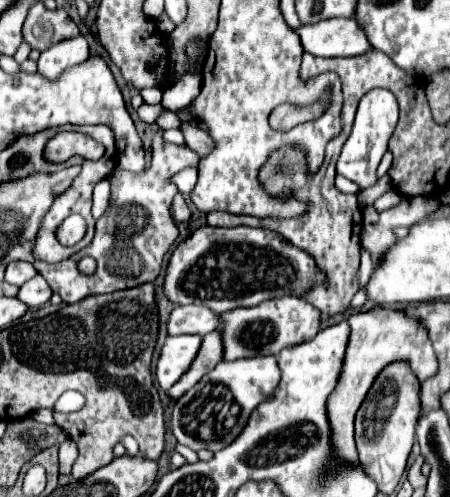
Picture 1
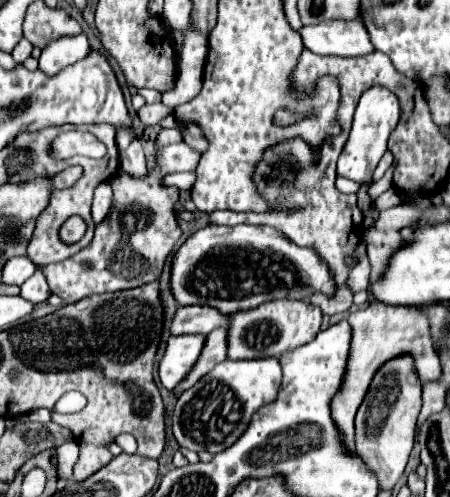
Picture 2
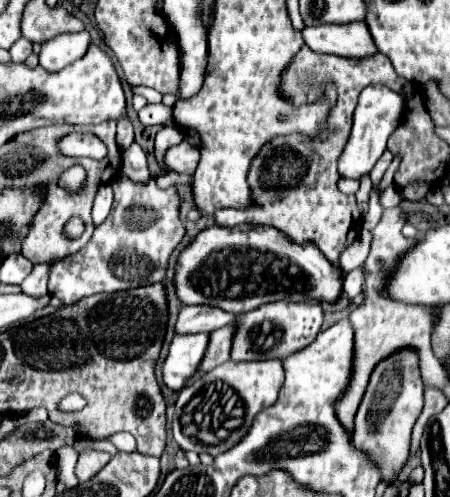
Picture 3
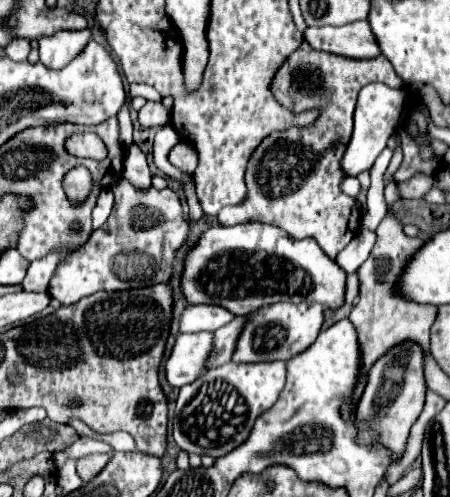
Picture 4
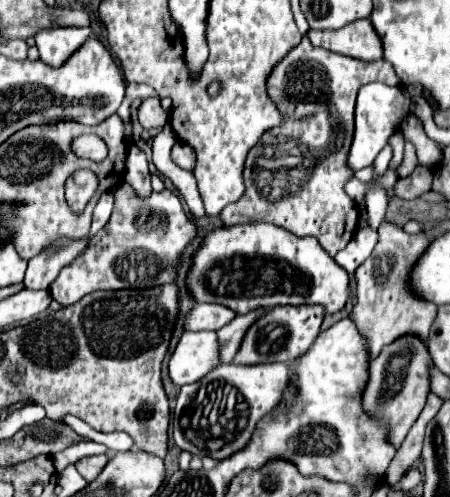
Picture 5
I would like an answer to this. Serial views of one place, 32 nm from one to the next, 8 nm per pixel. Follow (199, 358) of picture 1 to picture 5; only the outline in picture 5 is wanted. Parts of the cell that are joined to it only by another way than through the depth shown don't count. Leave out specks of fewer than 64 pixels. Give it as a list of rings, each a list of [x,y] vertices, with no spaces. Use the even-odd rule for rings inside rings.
[[[254,310],[254,312],[248,312],[244,316],[236,316],[230,324],[226,324],[224,328],[220,328],[216,332],[218,340],[220,340],[220,364],[226,364],[226,362],[232,362],[234,354],[238,352],[240,348],[240,342],[244,338],[244,332],[248,330],[248,326],[262,316],[262,310]]]

